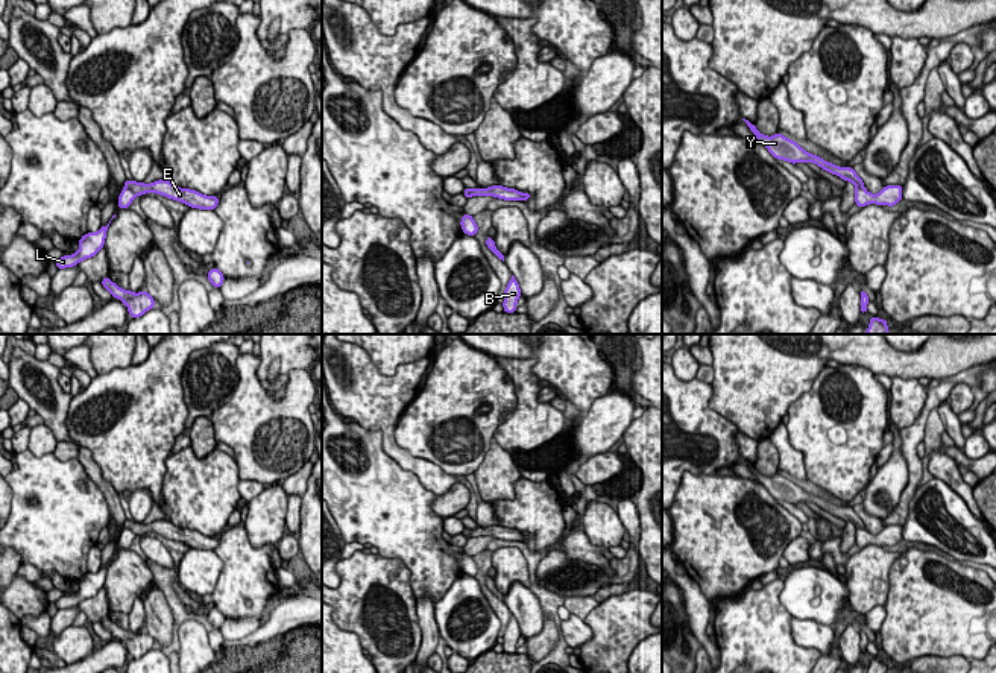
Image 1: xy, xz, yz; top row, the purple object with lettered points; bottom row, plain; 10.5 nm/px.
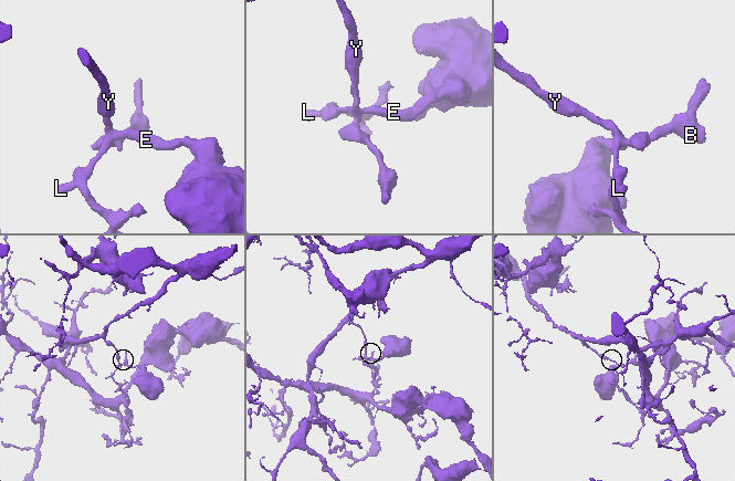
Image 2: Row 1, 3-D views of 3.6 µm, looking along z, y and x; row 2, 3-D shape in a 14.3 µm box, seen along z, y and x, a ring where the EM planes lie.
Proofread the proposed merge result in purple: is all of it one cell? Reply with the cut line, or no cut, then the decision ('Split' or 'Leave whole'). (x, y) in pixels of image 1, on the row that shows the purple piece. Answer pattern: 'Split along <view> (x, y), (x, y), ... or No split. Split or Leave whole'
Split along xy (125, 186), (137, 195). Split

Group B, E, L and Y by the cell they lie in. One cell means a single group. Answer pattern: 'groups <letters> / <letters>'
groups B L / E Y

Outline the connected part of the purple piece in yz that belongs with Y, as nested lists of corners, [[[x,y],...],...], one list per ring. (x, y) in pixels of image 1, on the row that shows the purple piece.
[[[742,118],[742,120],[747,123],[750,131],[755,134],[758,141],[762,143],[774,158],[785,160],[793,164],[797,164],[800,161],[815,163],[823,170],[840,176],[846,182],[852,181],[855,188],[864,188],[862,179],[856,175],[856,172],[852,167],[838,167],[832,163],[827,163],[823,158],[806,152],[796,141],[783,137],[780,132],[776,132],[773,137],[767,137],[767,135],[761,134],[753,123],[750,123],[745,118]]]

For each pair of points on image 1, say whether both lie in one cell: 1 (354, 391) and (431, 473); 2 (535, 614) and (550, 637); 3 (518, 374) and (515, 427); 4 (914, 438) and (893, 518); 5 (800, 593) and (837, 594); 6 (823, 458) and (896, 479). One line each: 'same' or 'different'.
1: same
2: different
3: same
4: same
5: same
6: different

